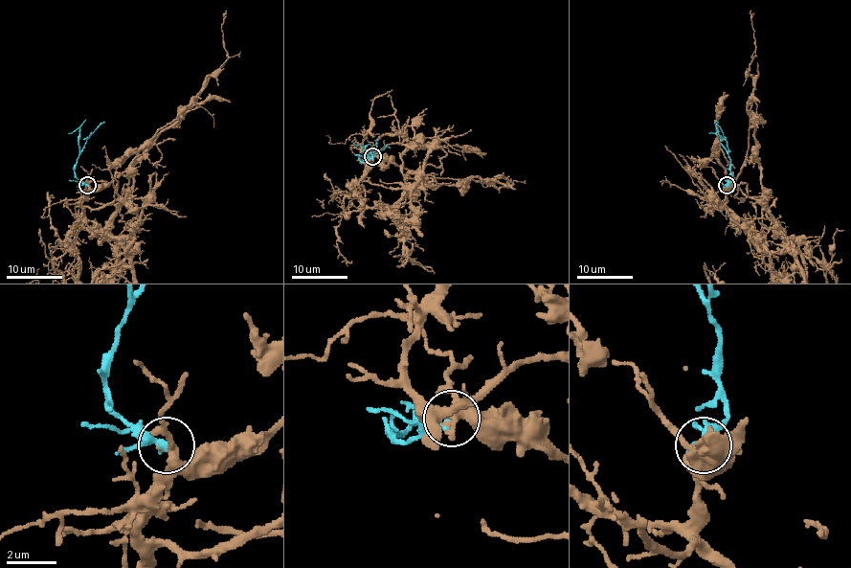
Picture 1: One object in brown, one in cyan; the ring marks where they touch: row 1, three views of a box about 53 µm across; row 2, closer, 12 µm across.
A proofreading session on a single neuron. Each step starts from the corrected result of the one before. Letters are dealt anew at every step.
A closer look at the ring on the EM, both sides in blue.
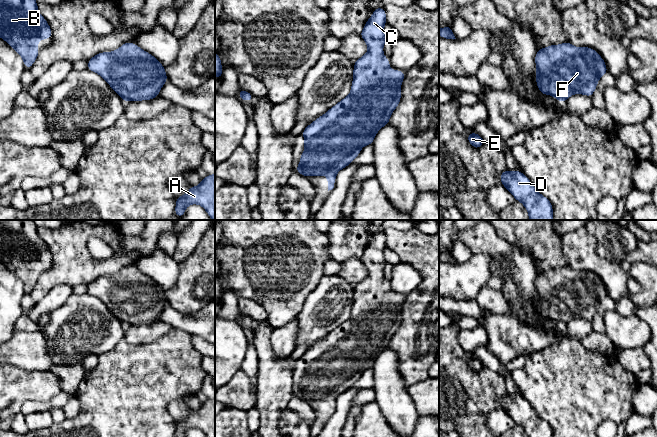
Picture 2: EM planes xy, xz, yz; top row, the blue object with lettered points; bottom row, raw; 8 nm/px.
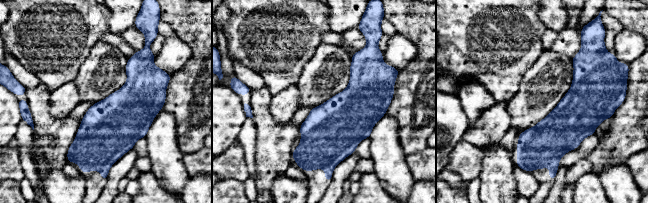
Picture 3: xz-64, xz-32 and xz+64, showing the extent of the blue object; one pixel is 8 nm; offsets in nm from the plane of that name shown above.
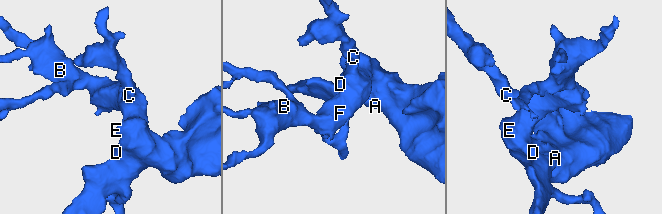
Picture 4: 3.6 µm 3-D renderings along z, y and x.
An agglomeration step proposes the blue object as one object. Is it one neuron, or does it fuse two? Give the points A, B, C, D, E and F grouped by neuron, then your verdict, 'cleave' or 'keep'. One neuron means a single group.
A B C D E F; keep

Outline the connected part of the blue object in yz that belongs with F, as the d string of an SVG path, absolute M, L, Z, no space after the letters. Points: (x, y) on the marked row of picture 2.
M570 42L539 49L535 55L535 64L535 78L539 91L543 95L553 96L561 103L574 94L591 97L599 79L608 73L603 58L593 48L577 48Z

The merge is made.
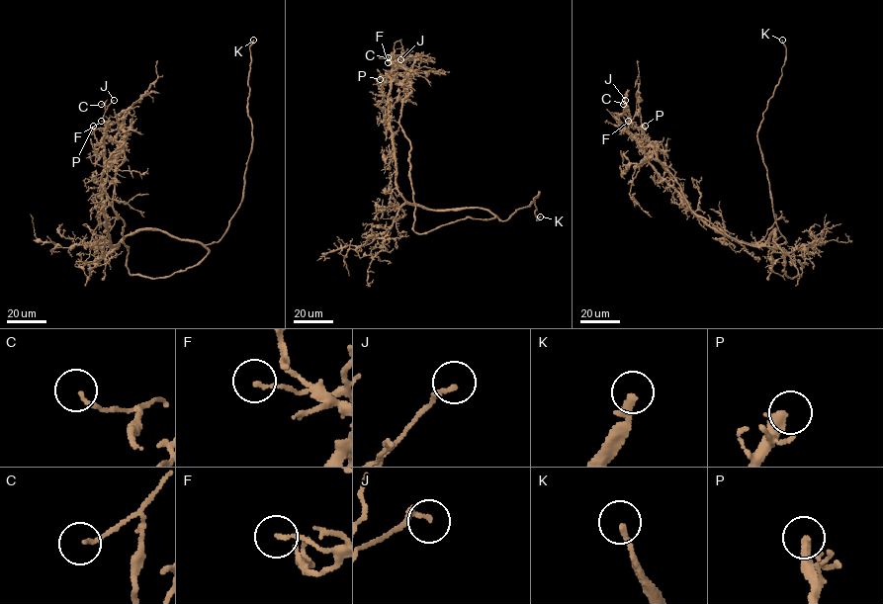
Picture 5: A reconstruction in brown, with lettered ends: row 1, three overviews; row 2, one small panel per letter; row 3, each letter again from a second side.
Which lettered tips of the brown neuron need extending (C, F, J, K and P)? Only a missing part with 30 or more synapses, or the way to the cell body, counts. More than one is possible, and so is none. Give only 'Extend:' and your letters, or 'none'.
Extend: K, P

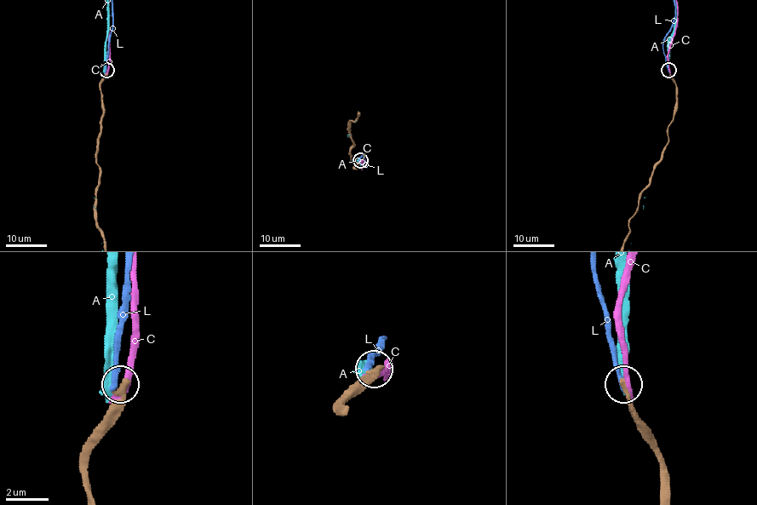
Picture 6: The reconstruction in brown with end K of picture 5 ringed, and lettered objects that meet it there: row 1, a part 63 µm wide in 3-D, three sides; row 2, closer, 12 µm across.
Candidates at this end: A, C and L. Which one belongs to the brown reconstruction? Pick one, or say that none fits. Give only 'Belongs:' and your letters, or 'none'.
Belongs: none

